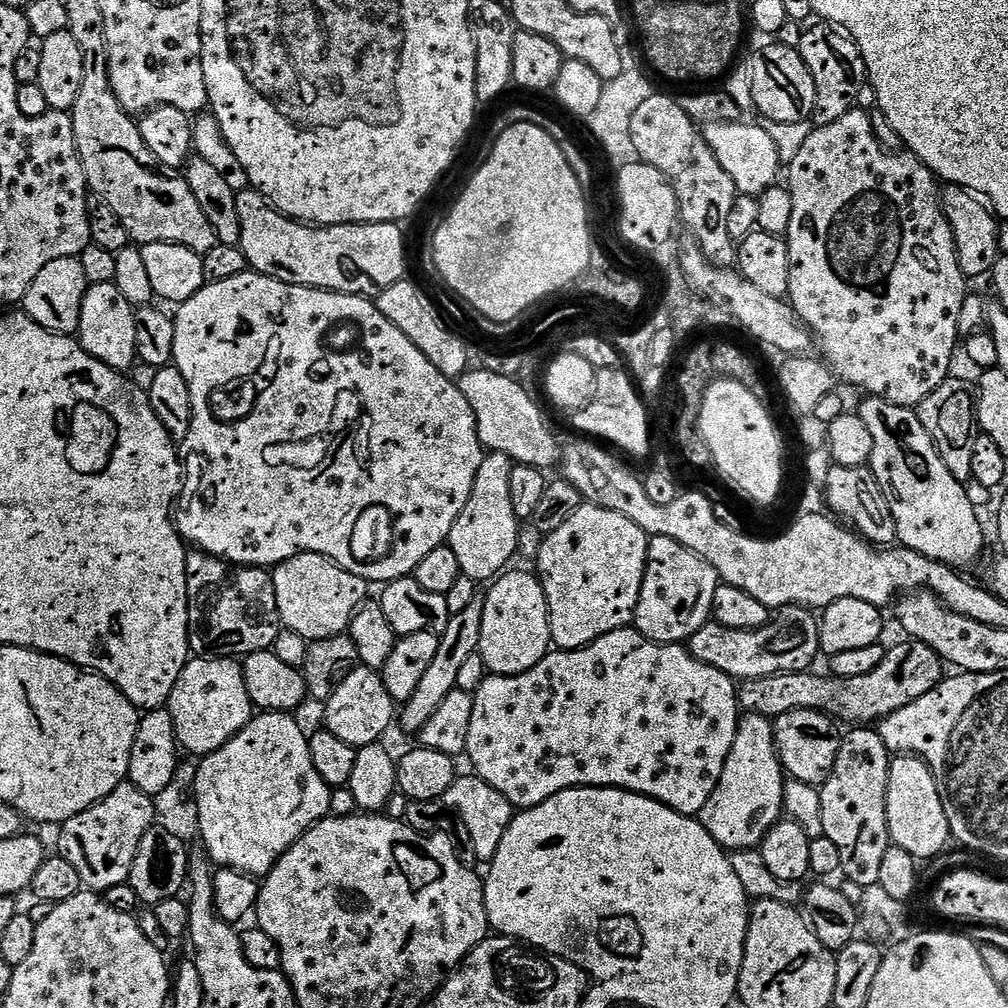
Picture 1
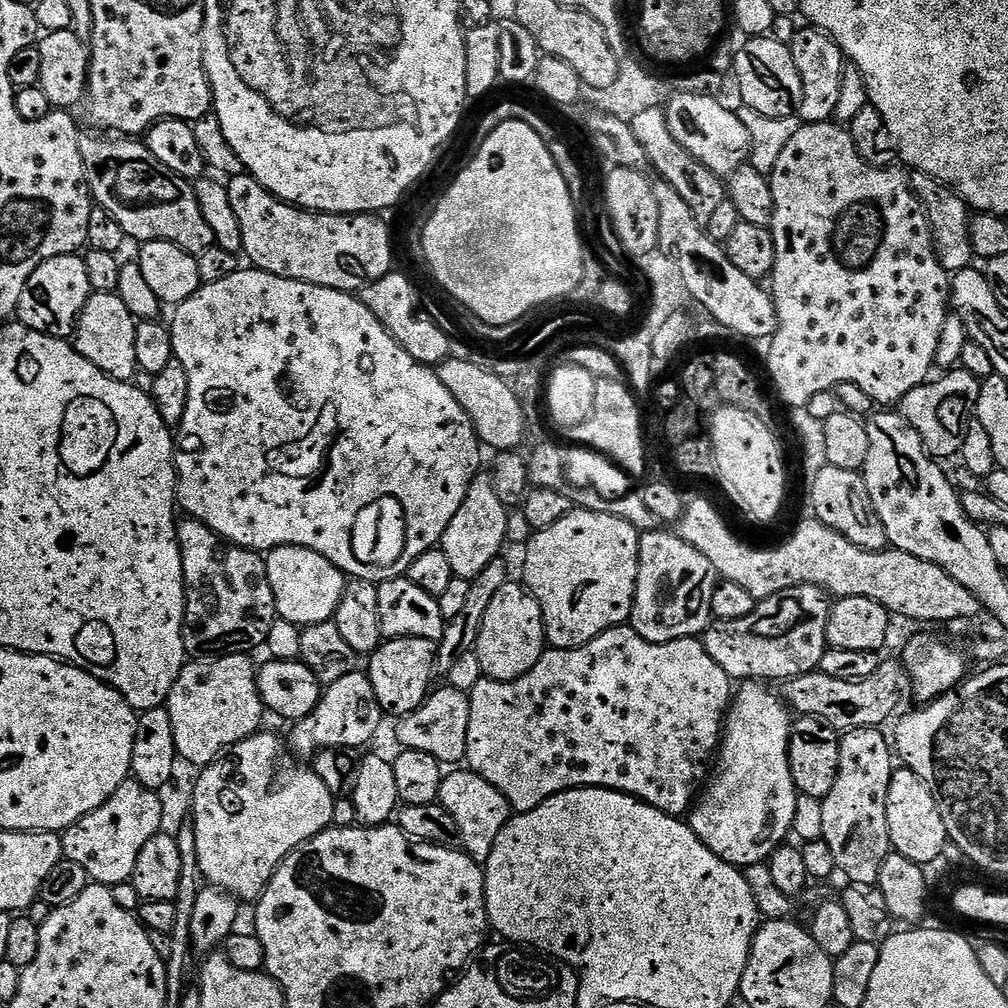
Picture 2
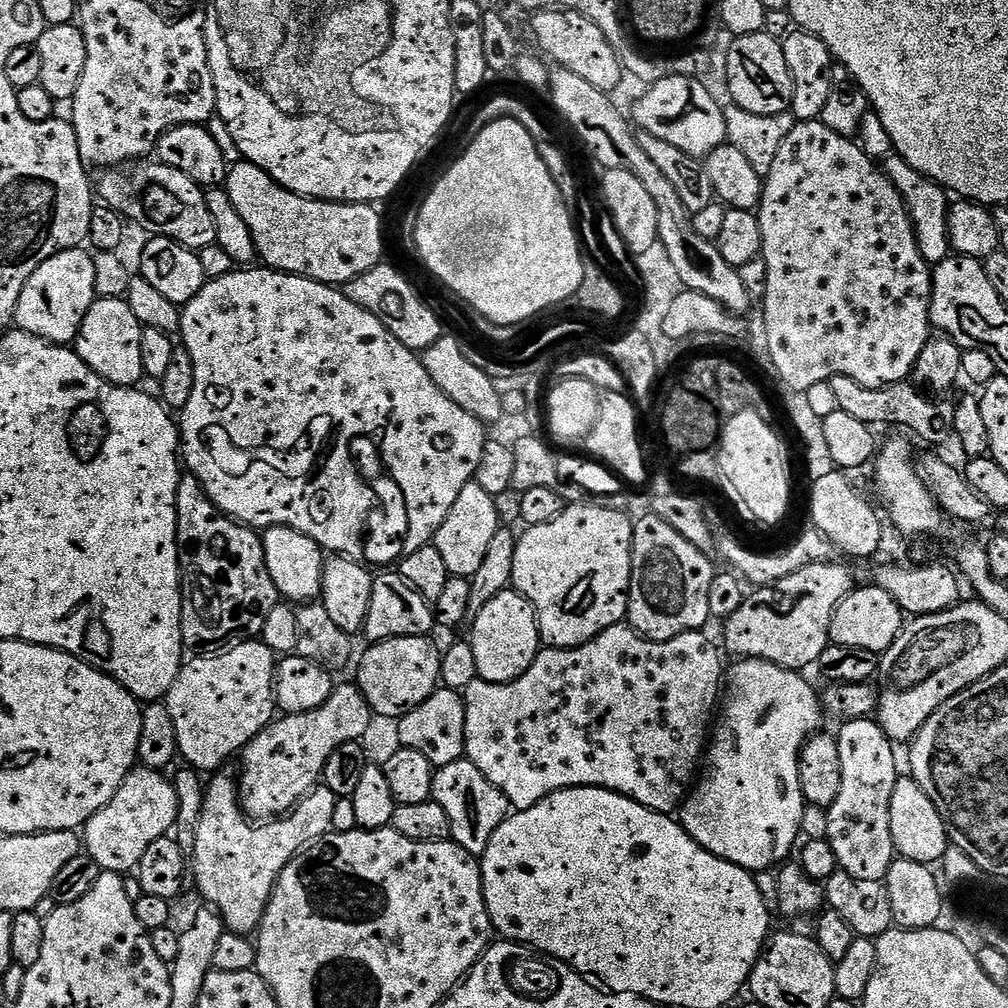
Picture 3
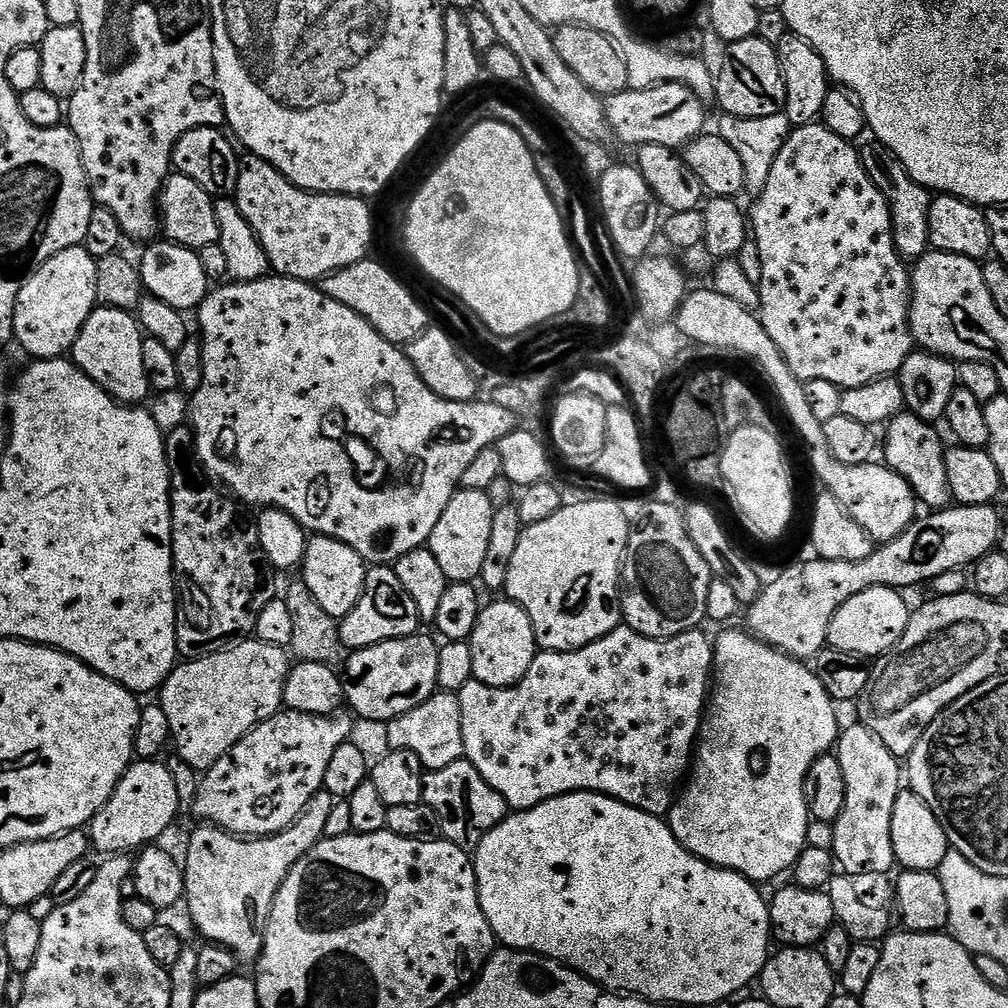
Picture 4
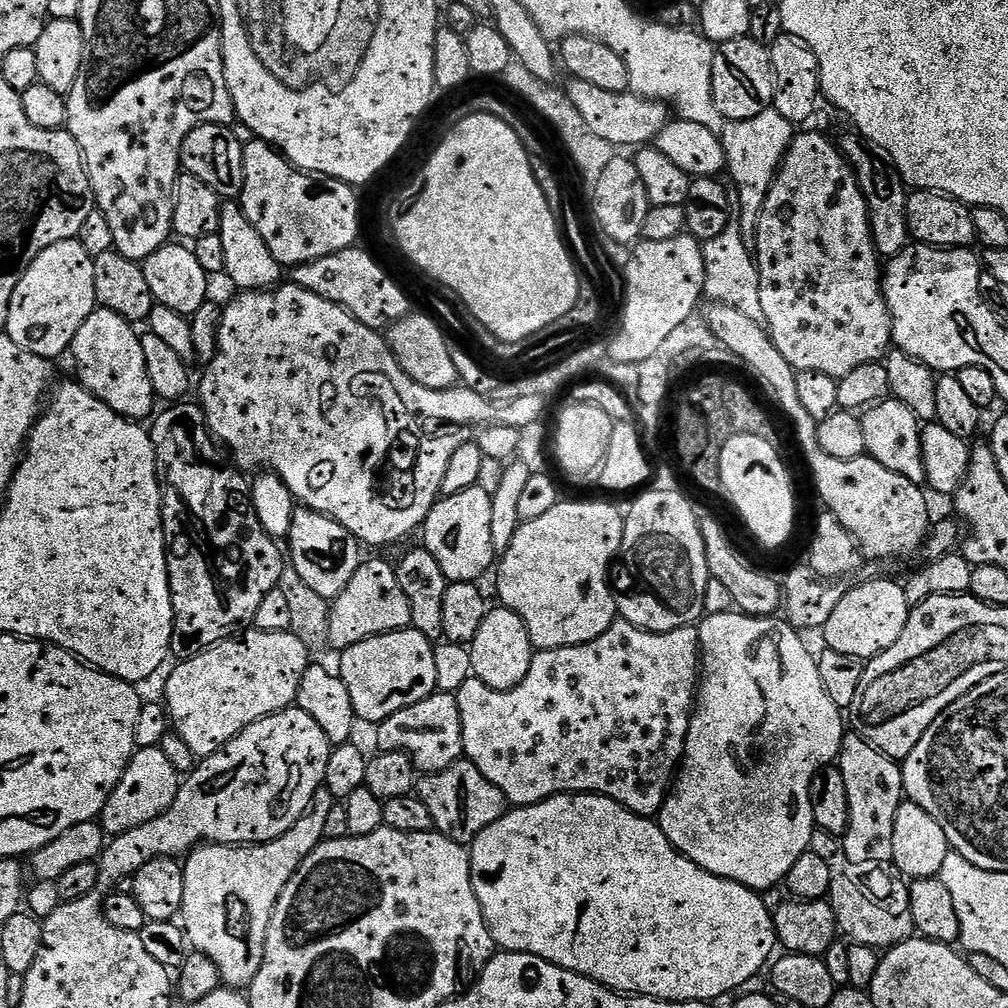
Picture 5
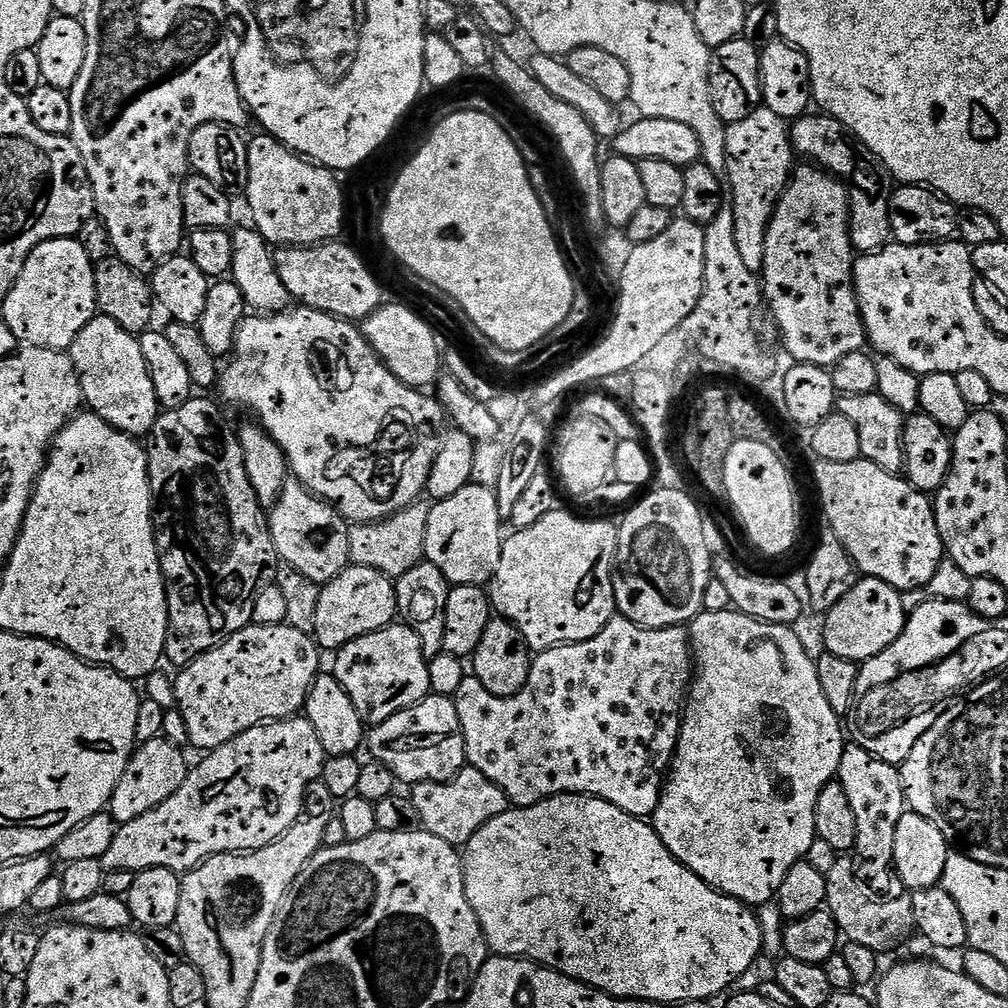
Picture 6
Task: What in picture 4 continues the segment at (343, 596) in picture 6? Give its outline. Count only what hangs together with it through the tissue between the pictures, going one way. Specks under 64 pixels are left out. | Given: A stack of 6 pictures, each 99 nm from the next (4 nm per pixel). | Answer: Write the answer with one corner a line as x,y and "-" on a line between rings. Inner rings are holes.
372,566
366,574
366,582
362,590
362,598
358,598
358,606
350,610
344,619
339,621
340,641
345,649
355,650
374,646
378,642
397,640
417,635
421,631
422,621
418,614
418,606
414,606
414,598
406,591
406,586
398,582
398,574
392,566

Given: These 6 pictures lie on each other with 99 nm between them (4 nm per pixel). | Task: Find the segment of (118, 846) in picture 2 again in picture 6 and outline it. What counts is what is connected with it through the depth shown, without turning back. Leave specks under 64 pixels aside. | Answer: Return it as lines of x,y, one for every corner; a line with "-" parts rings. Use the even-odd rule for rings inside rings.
167,738
151,740
139,745
132,753
132,761
126,766
110,801
110,811
117,825
134,822
150,810
154,810
166,798
170,798
186,782
190,763
184,757
185,749

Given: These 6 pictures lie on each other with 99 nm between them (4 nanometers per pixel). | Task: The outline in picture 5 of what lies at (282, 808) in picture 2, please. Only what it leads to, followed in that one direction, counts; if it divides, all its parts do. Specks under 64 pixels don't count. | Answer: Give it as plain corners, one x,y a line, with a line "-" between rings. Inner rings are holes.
321,786
298,822
276,840
247,846
203,843
187,853
182,864
182,927
193,949
206,954
206,958
218,966
220,979
227,987
244,990
254,982
264,961
264,947
276,900
301,862
324,840
326,818
333,803
328,789

